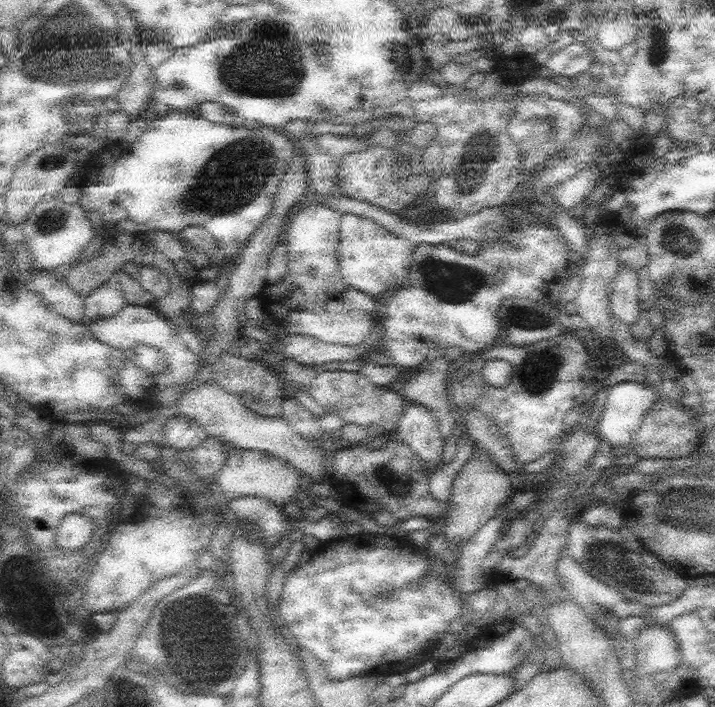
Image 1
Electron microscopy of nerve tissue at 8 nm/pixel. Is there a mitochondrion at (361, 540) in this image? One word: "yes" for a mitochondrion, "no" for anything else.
no

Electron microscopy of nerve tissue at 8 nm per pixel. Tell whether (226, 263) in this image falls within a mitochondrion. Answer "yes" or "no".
no

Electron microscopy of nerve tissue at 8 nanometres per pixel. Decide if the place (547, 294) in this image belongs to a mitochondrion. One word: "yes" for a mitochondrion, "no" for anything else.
no

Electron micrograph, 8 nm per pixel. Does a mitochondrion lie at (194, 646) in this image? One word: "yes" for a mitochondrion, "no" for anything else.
yes

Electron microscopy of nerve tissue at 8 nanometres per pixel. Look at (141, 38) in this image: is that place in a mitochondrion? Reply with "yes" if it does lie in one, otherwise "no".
no

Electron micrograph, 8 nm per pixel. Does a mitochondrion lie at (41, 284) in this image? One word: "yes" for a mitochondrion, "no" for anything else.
no

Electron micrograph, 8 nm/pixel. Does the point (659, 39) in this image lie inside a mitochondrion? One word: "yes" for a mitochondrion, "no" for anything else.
yes

